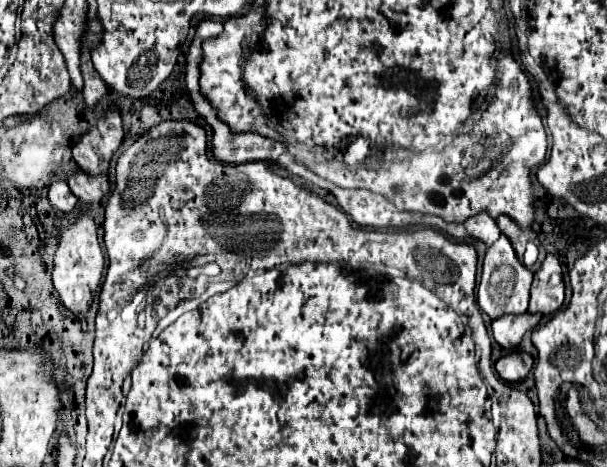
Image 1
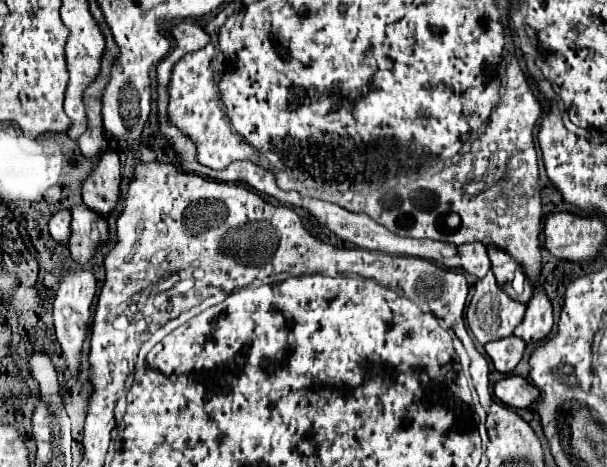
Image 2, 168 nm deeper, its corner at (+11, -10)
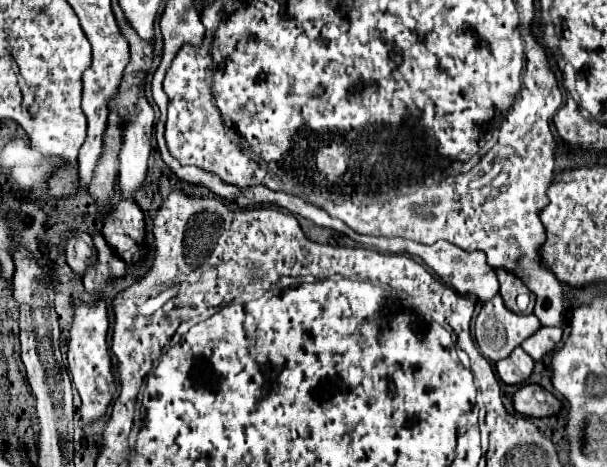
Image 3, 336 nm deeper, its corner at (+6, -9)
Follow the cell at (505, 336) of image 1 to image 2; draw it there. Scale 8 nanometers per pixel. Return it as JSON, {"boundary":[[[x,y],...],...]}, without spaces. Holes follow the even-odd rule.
{"boundary":[[[510,335],[508,339],[496,339],[496,341],[484,345],[484,349],[490,355],[496,371],[500,371],[500,373],[514,371],[514,367],[522,359],[524,347],[526,347],[526,343],[516,339],[514,335]]]}

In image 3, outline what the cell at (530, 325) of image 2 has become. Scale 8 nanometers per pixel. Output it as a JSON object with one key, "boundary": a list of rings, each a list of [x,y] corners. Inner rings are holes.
{"boundary":[[[541,328],[539,332],[535,332],[531,338],[527,338],[523,344],[521,344],[521,348],[533,358],[533,360],[541,360],[541,358],[545,358],[547,354],[551,354],[555,348],[557,348],[557,344],[561,342],[561,328]]]}

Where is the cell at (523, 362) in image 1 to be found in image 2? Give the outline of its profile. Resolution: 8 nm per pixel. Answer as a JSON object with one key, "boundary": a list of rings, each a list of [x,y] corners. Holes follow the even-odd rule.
{"boundary":[[[510,375],[510,377],[504,377],[500,379],[496,385],[494,385],[494,395],[510,405],[510,407],[528,407],[530,403],[534,403],[540,395],[540,391],[530,383],[526,381],[524,377],[518,377],[518,375]]]}

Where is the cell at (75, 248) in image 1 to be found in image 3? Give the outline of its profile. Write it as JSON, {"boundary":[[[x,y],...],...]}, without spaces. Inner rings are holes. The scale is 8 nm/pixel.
{"boundary":[[[95,302],[95,304],[81,304],[75,308],[75,318],[71,326],[71,340],[69,340],[69,374],[71,380],[81,396],[81,420],[85,424],[93,424],[101,420],[113,402],[117,384],[113,378],[113,364],[111,364],[111,352],[107,346],[107,330],[109,330],[109,318],[107,318],[107,306],[105,302]]]}

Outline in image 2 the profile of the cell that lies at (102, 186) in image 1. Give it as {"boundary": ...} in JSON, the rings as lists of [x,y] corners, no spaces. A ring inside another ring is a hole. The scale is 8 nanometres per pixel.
{"boundary":[[[74,205],[70,223],[68,249],[78,265],[86,265],[94,257],[94,249],[108,241],[106,219],[86,205]]]}

